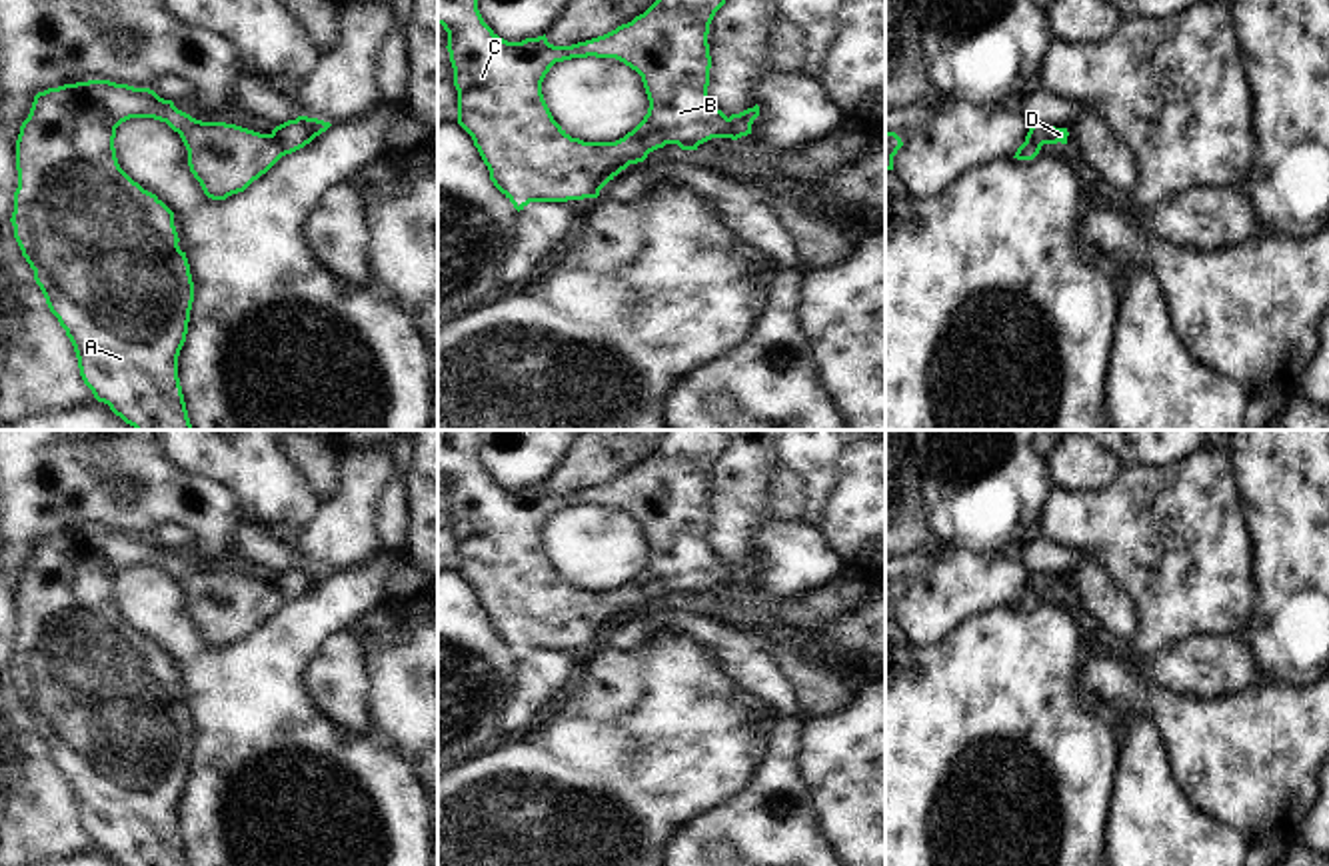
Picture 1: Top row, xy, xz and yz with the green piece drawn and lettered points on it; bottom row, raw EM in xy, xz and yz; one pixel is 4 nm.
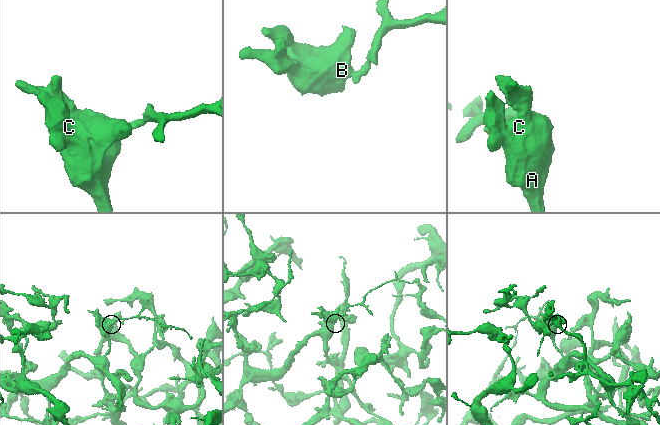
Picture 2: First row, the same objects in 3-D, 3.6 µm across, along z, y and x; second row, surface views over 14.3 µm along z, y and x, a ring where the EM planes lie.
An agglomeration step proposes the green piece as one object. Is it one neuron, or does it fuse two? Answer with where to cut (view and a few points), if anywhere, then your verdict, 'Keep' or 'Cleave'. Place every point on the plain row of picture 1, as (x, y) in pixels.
Split along xy (268, 582), (284, 602). Cleave.

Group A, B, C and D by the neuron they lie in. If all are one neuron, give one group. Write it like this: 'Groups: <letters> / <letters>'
Groups: A B C / D.

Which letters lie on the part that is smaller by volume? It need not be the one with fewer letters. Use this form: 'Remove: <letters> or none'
Remove: D

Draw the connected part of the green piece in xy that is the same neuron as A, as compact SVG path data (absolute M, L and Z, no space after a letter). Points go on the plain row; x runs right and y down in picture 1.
M88 528L38 540L28 566L20 574L16 588L18 636L10 670L50 760L74 794L84 832L98 850L108 852L120 866L188 866L178 826L178 804L188 782L194 730L186 700L178 694L174 660L118 612L116 576L130 566L154 566L178 580L188 598L190 620L212 648L226 648L244 640L284 600L270 582L226 570L196 568L150 536L110 528Z

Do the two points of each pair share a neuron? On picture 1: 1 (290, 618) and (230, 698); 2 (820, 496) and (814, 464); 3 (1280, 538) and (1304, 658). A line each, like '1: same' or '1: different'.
1: same
2: same
3: same

